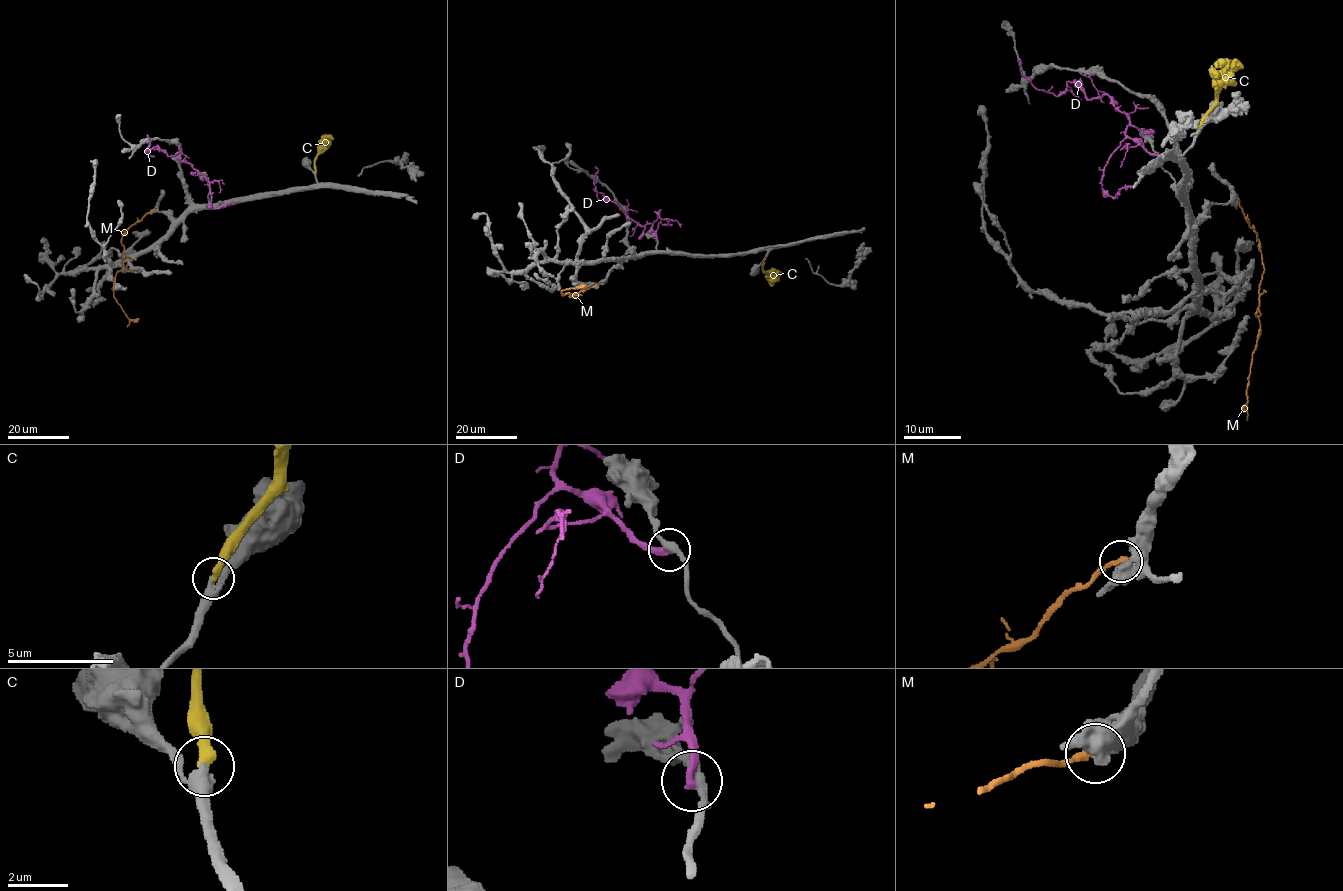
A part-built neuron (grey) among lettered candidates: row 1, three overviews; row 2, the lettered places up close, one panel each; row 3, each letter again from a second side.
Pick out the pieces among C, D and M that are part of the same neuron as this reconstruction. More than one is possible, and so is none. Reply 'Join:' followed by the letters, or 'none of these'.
Join: C

